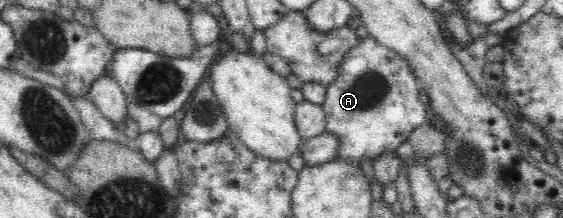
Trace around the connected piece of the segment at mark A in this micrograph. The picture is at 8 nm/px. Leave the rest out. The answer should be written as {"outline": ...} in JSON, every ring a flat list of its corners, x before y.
{"outline":[[368,35,361,38,341,59,338,74,326,86,322,103,325,110,326,131,341,140,339,158,357,162,363,157,373,161,384,151,393,151,415,127,431,125,426,101,420,97,417,76,409,60]]}

